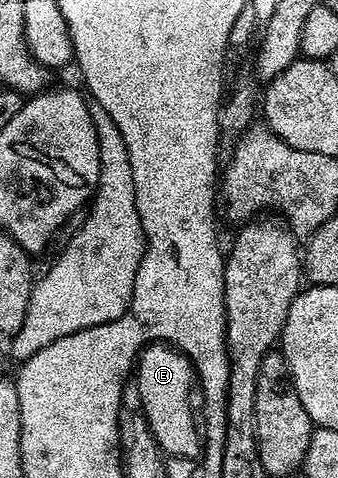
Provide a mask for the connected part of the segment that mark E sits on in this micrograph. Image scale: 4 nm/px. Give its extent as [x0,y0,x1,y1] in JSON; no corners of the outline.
[135,344,203,458]

